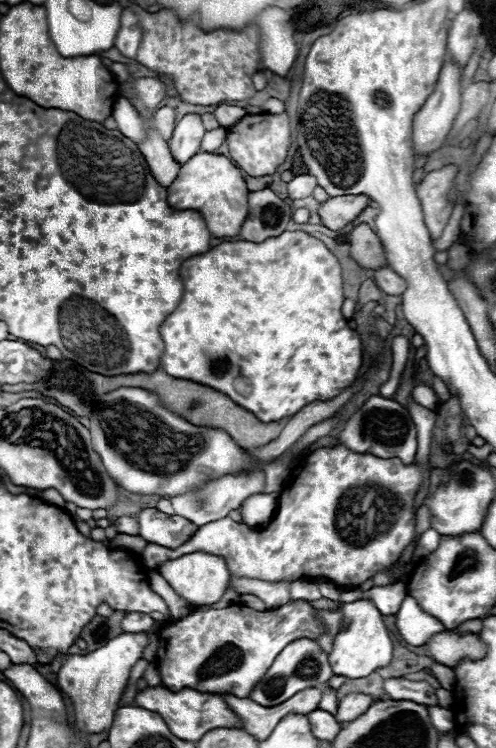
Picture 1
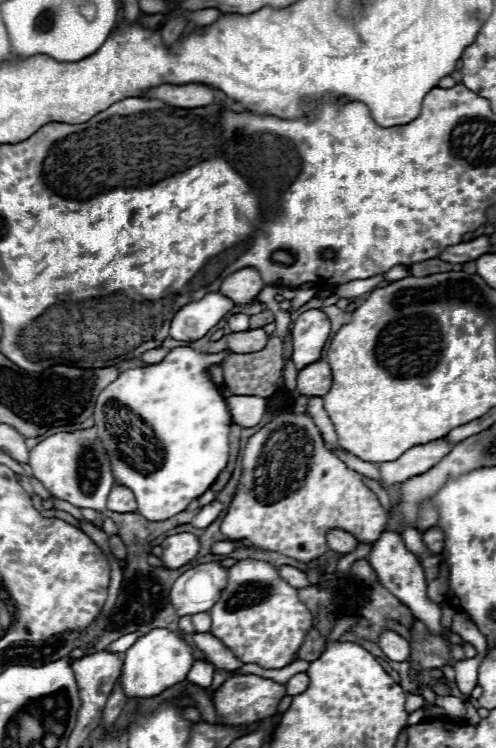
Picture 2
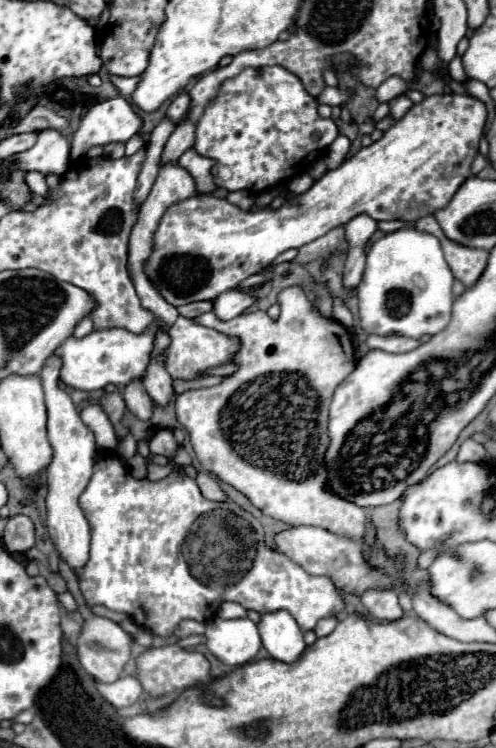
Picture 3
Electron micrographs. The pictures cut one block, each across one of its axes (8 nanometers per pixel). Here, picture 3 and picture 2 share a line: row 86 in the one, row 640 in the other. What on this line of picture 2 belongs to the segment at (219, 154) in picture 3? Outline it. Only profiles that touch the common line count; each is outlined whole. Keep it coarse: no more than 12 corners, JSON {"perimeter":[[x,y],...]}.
{"perimeter":[[276,566],[228,568],[210,634],[244,664],[292,664],[312,612]]}

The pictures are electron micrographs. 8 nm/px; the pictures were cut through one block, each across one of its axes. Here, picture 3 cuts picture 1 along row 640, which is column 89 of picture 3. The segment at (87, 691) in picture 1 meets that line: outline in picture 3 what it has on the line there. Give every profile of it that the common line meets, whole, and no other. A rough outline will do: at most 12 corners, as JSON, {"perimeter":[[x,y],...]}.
{"perimeter":[[108,98],[80,118],[72,158],[126,142],[142,120],[126,98]]}

